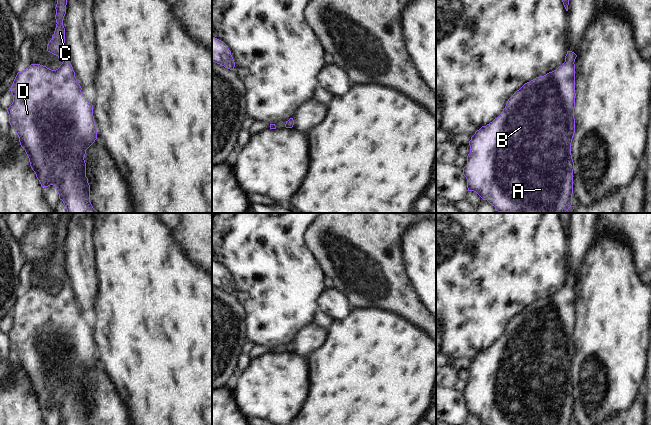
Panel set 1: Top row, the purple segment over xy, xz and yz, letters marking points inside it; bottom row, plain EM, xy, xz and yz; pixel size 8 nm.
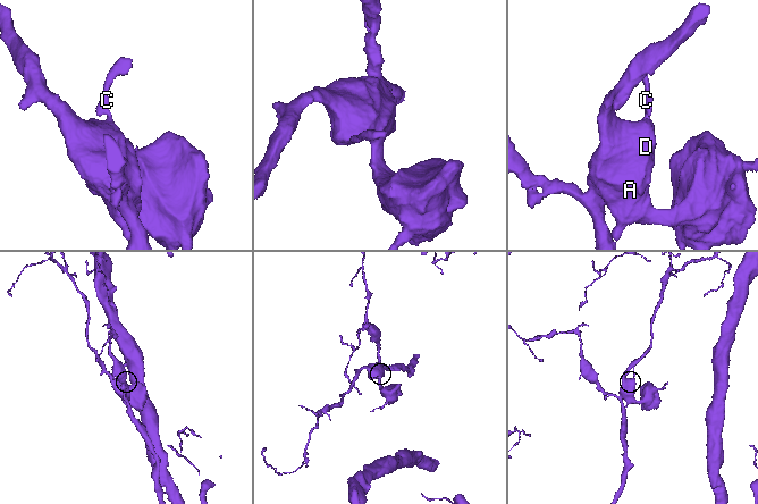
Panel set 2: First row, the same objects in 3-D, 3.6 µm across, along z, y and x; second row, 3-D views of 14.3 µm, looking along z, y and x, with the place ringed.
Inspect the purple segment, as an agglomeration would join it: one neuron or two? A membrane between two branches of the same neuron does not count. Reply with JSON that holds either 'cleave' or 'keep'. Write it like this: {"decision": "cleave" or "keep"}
{"decision": "keep"}

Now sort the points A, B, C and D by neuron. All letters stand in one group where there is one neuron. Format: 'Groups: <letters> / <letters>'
Groups: A B C D

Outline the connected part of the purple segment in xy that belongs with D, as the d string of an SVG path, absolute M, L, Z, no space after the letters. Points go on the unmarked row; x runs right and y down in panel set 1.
M61 213L56 228L56 252L52 263L47 269L47 275L62 282L62 288L56 294L51 294L40 288L31 288L25 294L18 296L10 315L13 326L7 333L9 347L16 355L21 371L25 374L30 390L35 396L41 411L53 409L62 425L90 425L90 409L86 401L86 374L97 363L97 353L93 340L93 329L82 318L81 310L75 301L69 279L65 273L65 252L63 243L66 238L67 221L72 213Z

